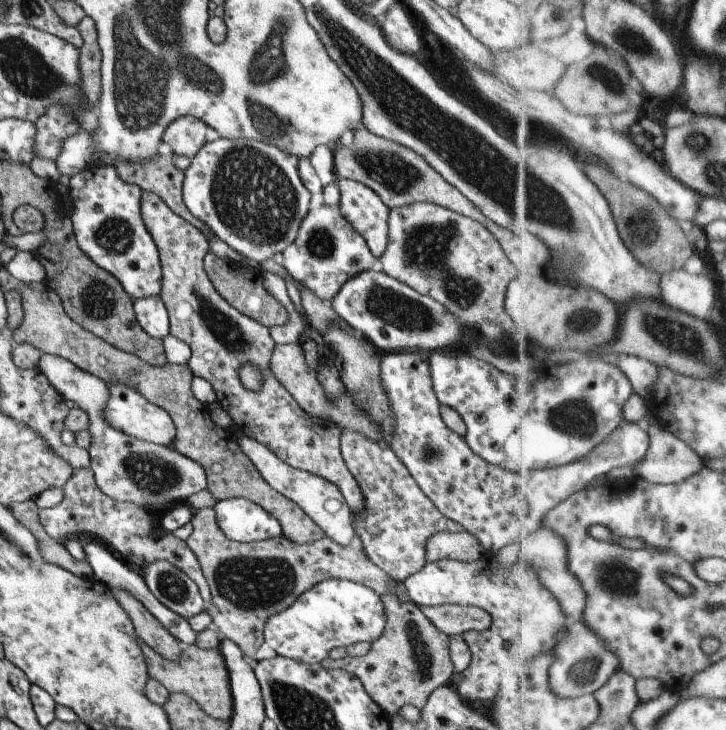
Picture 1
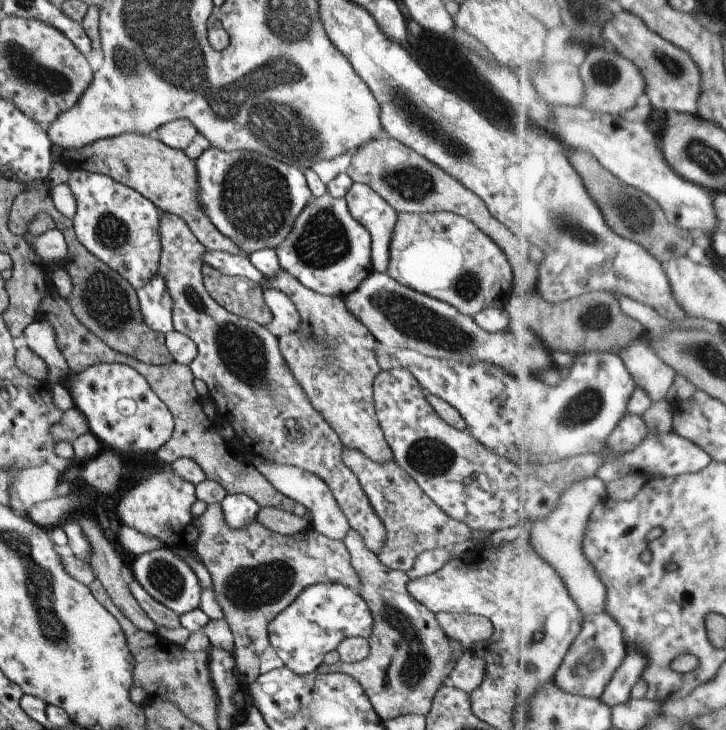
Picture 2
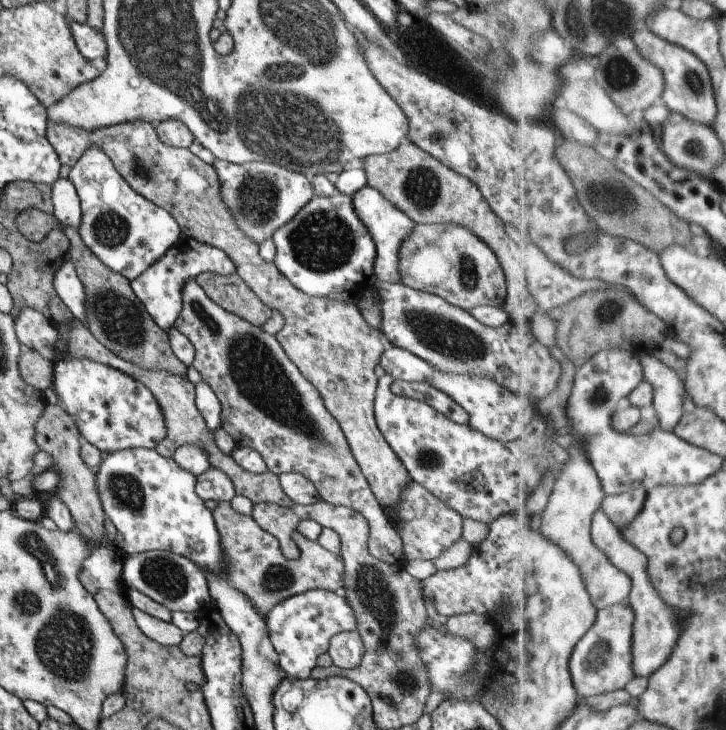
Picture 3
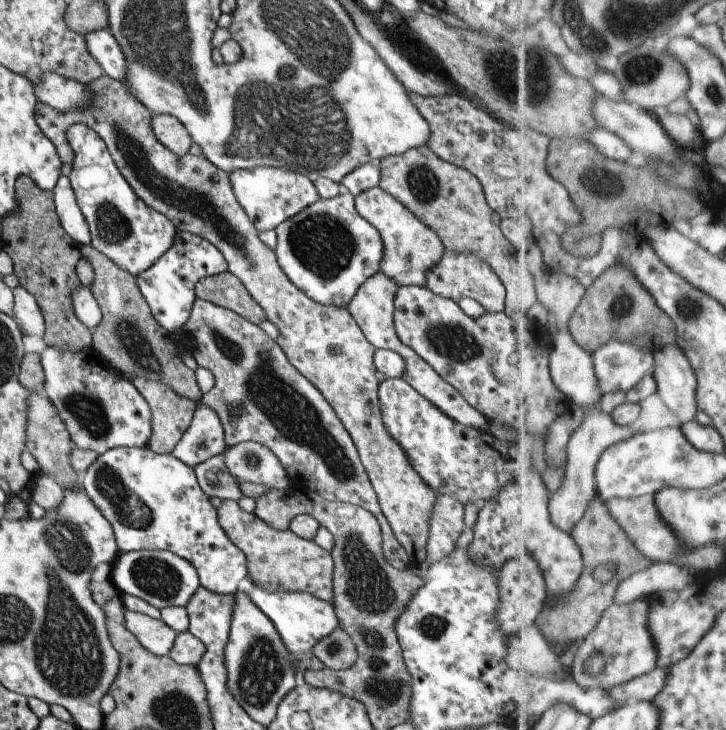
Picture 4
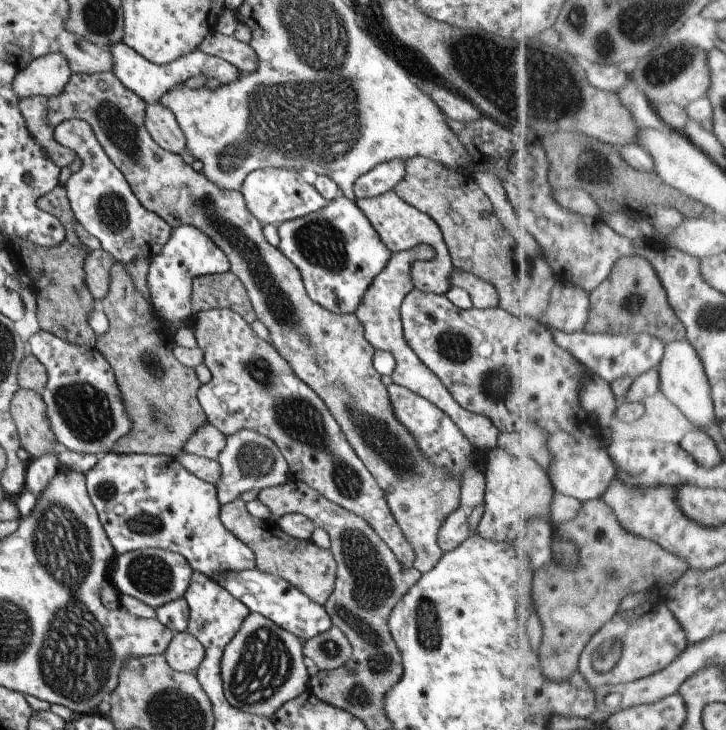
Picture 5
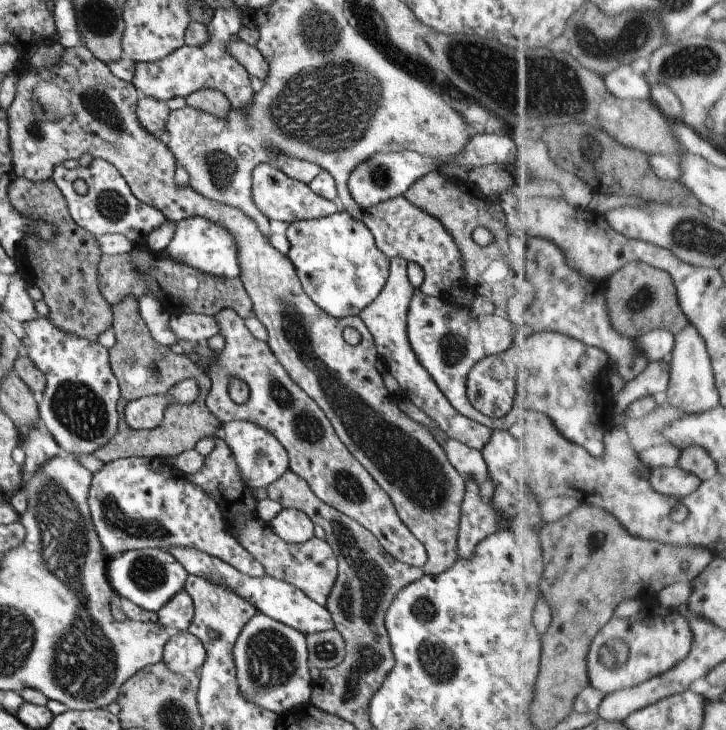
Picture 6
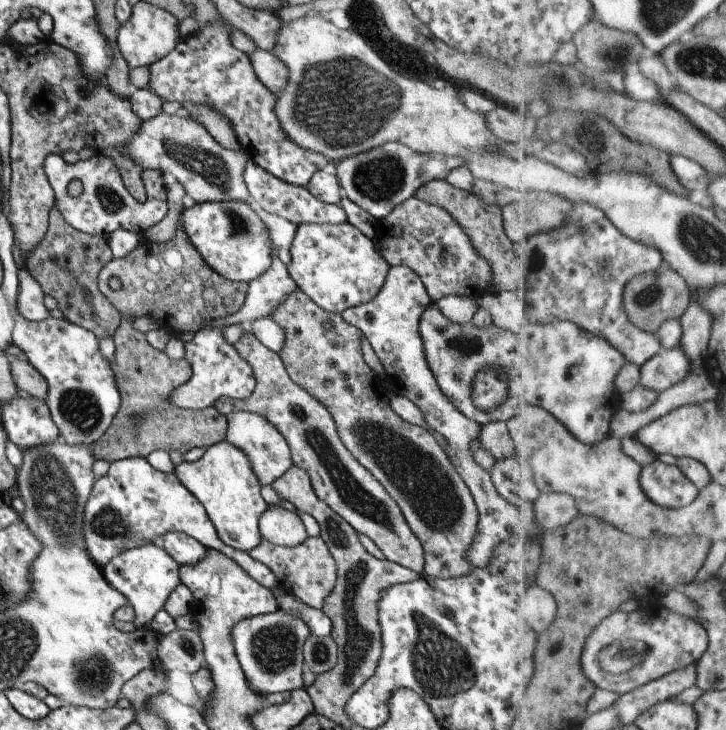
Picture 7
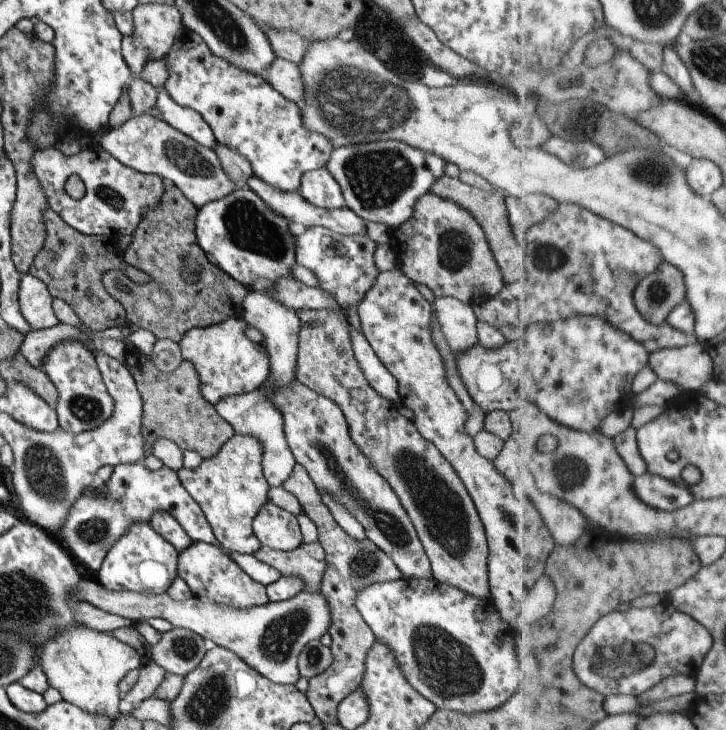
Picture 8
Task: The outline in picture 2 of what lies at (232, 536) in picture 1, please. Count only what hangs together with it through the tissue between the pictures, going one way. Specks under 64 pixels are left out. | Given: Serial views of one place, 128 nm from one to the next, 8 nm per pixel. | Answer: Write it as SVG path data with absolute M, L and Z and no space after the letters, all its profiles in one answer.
M225 495L218 502L225 524L230 529L244 529L256 521L260 506L247 495Z

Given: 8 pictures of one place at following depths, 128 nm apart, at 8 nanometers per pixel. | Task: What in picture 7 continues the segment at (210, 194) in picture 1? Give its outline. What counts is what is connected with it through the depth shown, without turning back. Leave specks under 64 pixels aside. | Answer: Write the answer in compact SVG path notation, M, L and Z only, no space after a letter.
M250 158L244 166L243 180L245 181L252 200L254 200L263 210L270 212L271 214L277 214L277 216L281 216L281 218L293 222L293 224L335 224L346 221L345 213L339 204L322 203L305 187L283 182L280 178L273 176L264 168L256 165Z

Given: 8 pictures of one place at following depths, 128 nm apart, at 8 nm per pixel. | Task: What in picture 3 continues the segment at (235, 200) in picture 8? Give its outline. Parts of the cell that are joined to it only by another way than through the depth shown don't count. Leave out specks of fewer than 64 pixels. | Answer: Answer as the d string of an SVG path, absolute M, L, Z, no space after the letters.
M181 235L173 246L170 246L165 254L161 255L159 260L156 260L147 270L130 282L130 287L151 320L158 327L167 330L173 327L177 314L181 310L180 294L183 283L188 278L194 278L202 272L225 276L235 272L235 266L221 249Z

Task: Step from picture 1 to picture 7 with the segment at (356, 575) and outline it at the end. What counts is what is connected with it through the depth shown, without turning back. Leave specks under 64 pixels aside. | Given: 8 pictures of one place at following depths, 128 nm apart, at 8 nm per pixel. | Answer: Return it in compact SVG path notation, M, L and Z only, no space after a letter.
M319 535L307 537L301 544L292 547L277 546L263 539L247 553L274 574L281 588L314 609L322 607L325 596L333 588L336 579L336 564Z

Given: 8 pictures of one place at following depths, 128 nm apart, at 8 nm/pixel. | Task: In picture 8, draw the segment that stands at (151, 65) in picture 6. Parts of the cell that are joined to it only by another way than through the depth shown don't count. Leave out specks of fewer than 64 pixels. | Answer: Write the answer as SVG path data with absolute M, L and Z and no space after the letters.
M183 28L183 32L177 36L163 60L168 75L162 87L169 98L182 107L199 113L212 130L215 140L246 158L252 174L266 185L282 191L297 191L305 171L325 166L333 150L332 144L325 137L301 126L298 106L280 95L262 76L214 55L196 32Z

